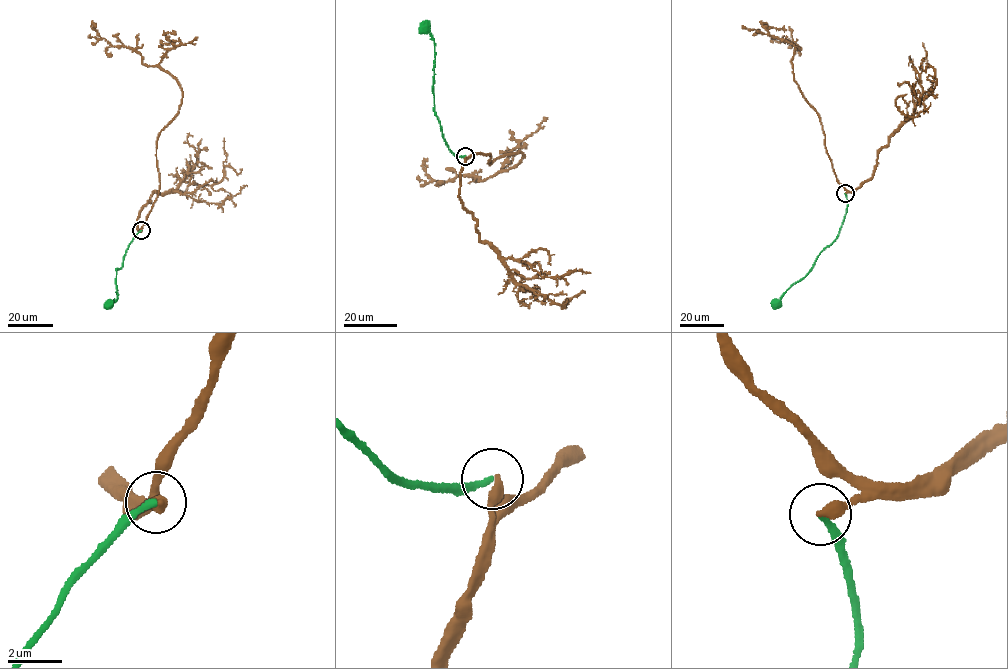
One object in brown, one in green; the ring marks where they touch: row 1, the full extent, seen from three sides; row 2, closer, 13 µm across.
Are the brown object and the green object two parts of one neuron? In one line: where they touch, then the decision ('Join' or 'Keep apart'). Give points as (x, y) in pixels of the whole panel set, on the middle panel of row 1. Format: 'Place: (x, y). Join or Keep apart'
Place: (465, 156). Join

